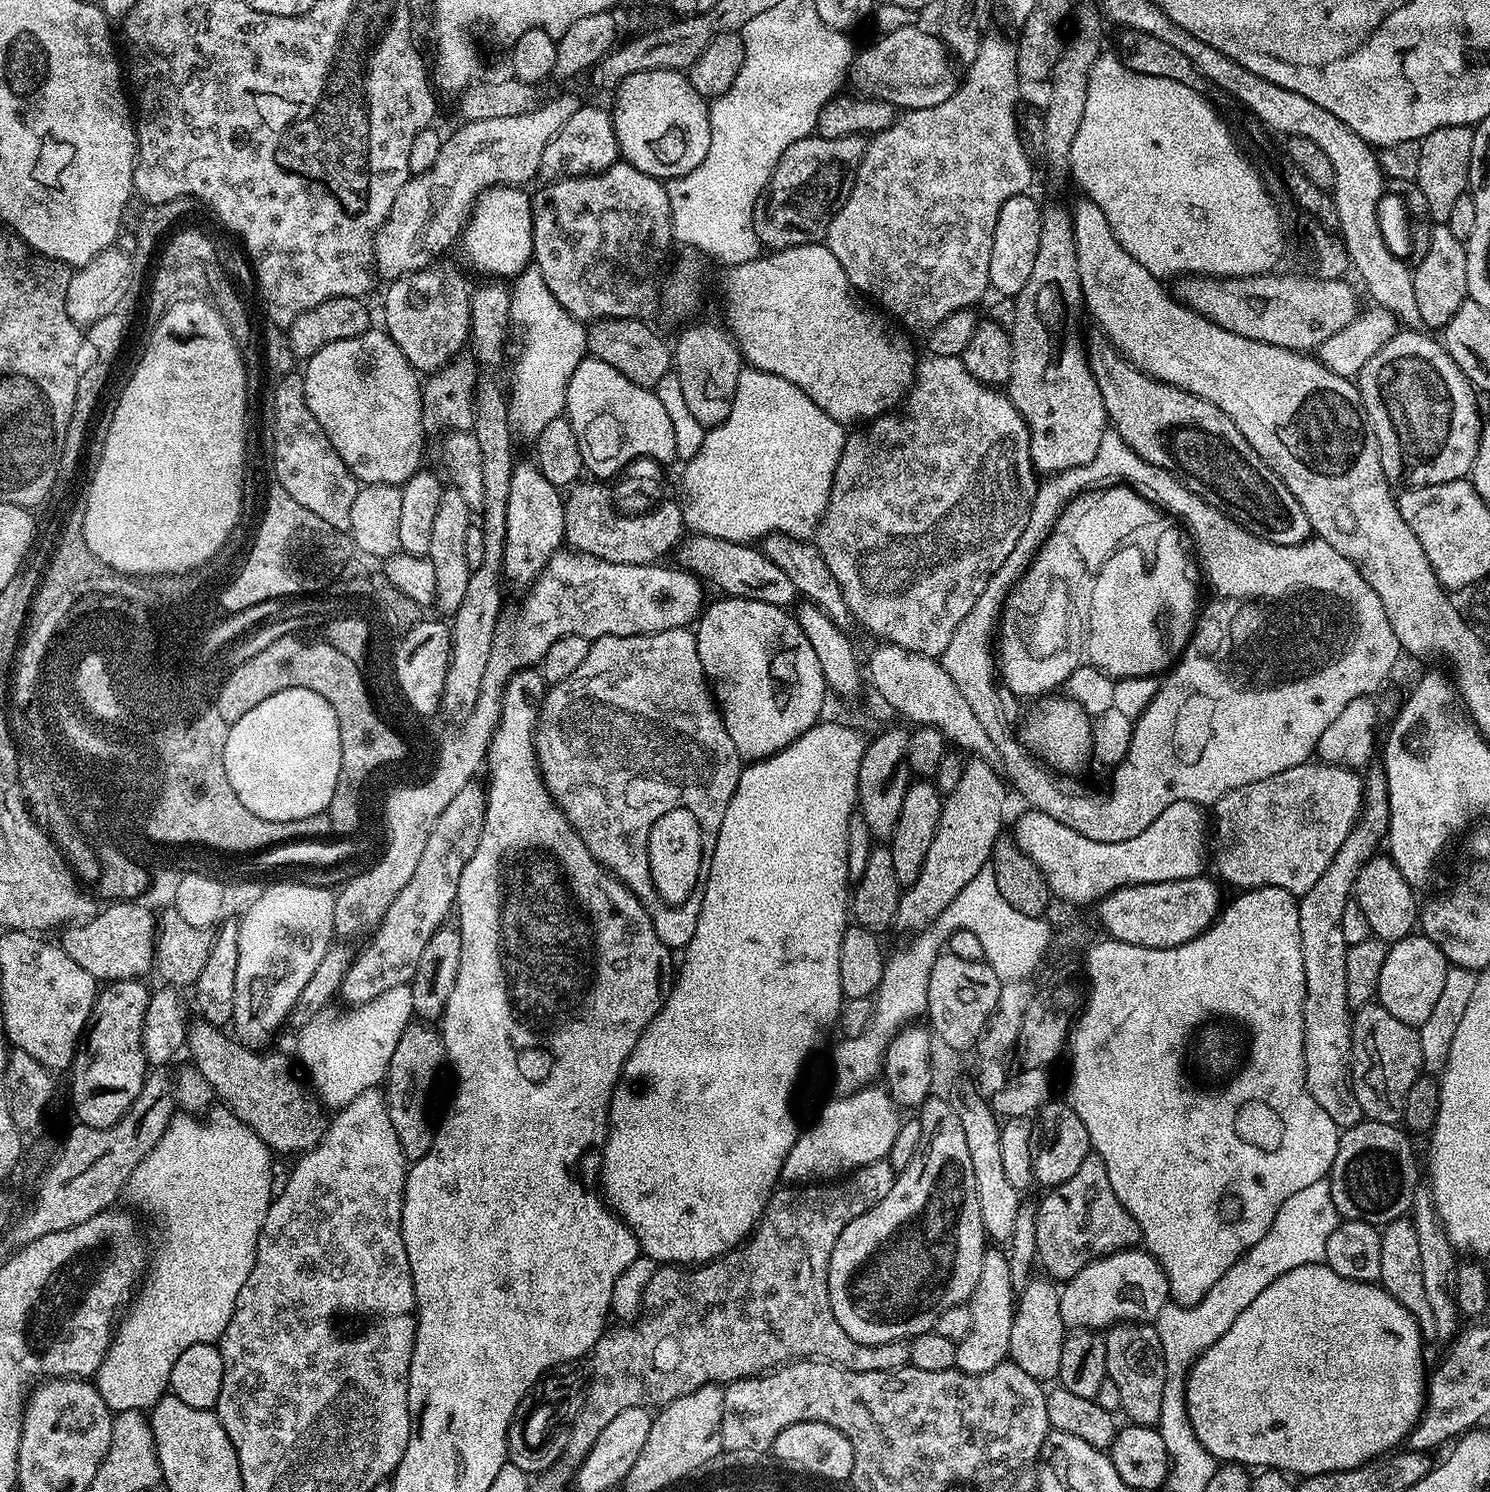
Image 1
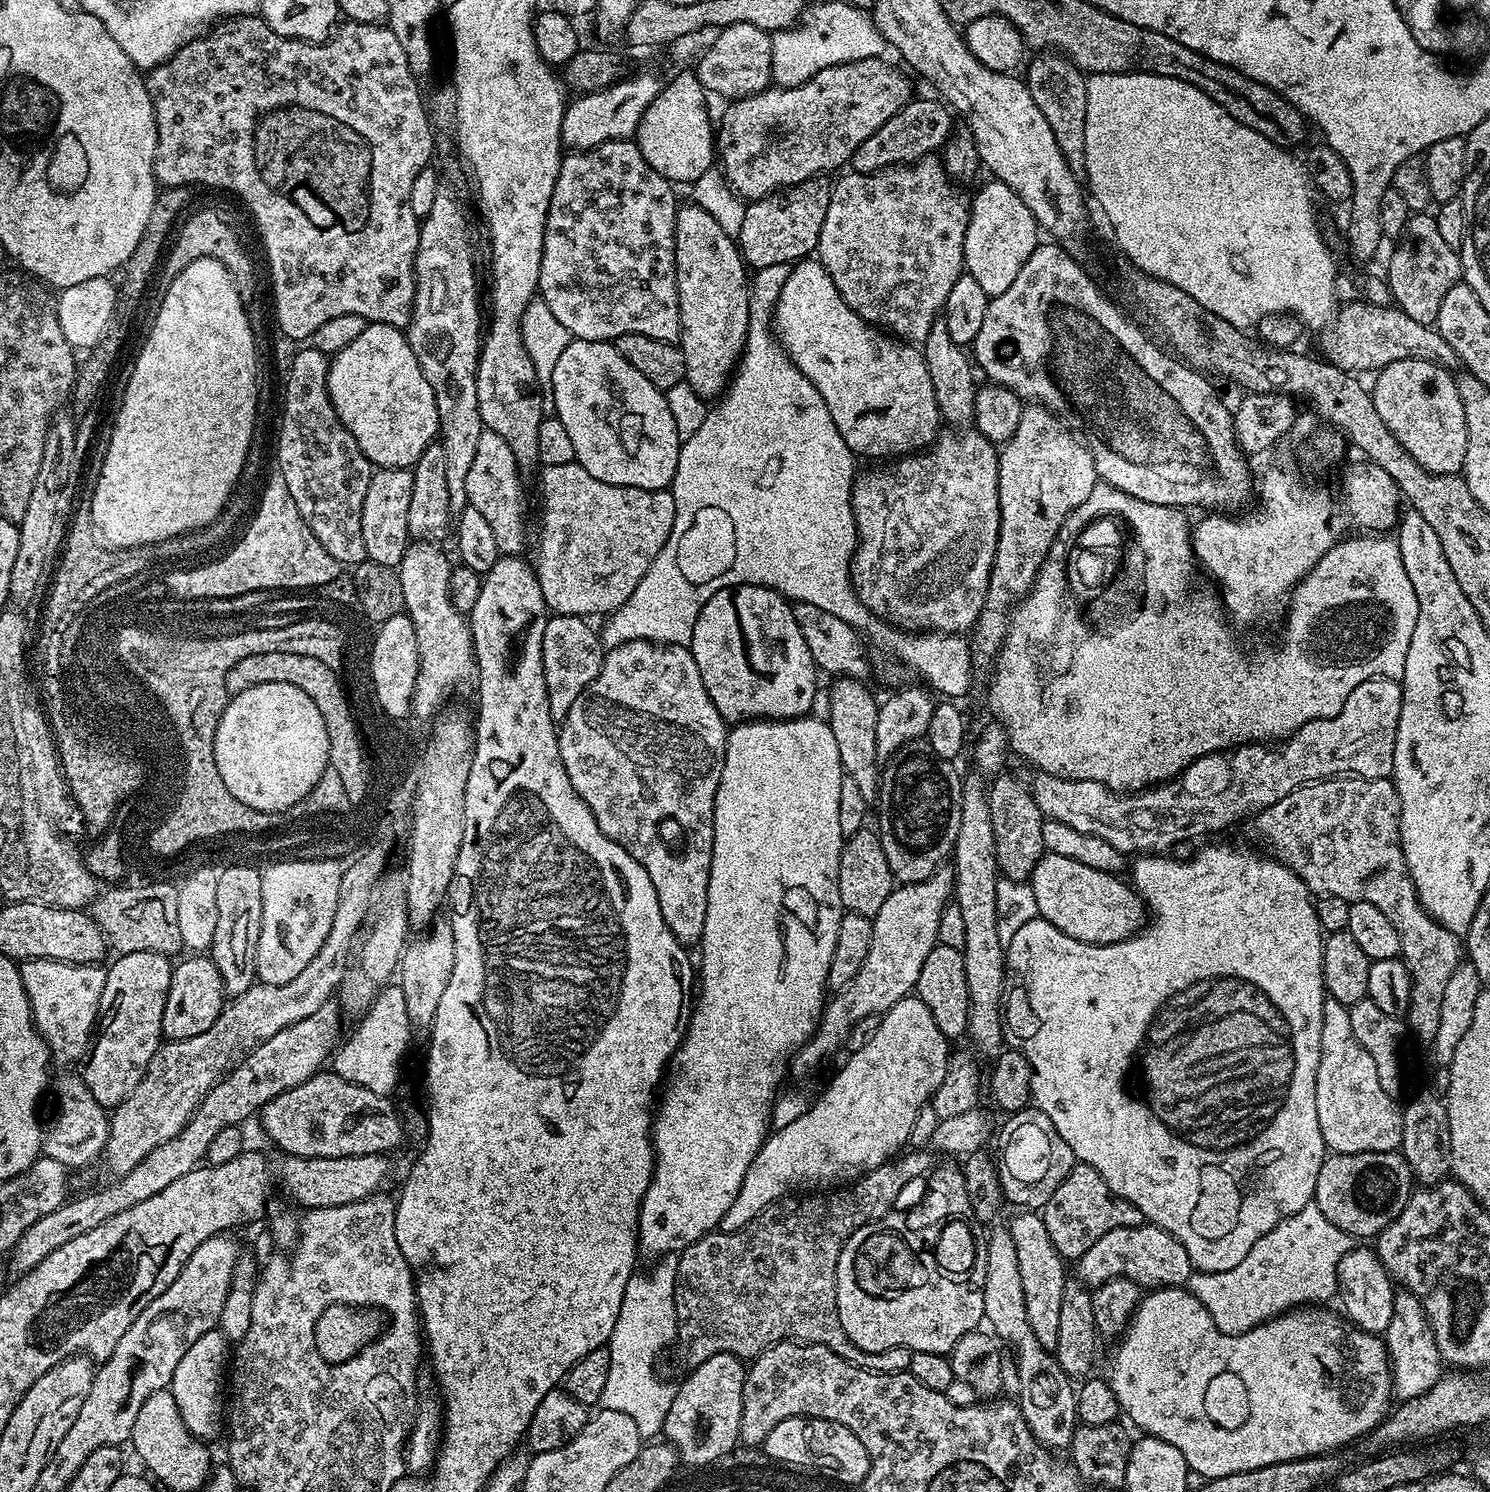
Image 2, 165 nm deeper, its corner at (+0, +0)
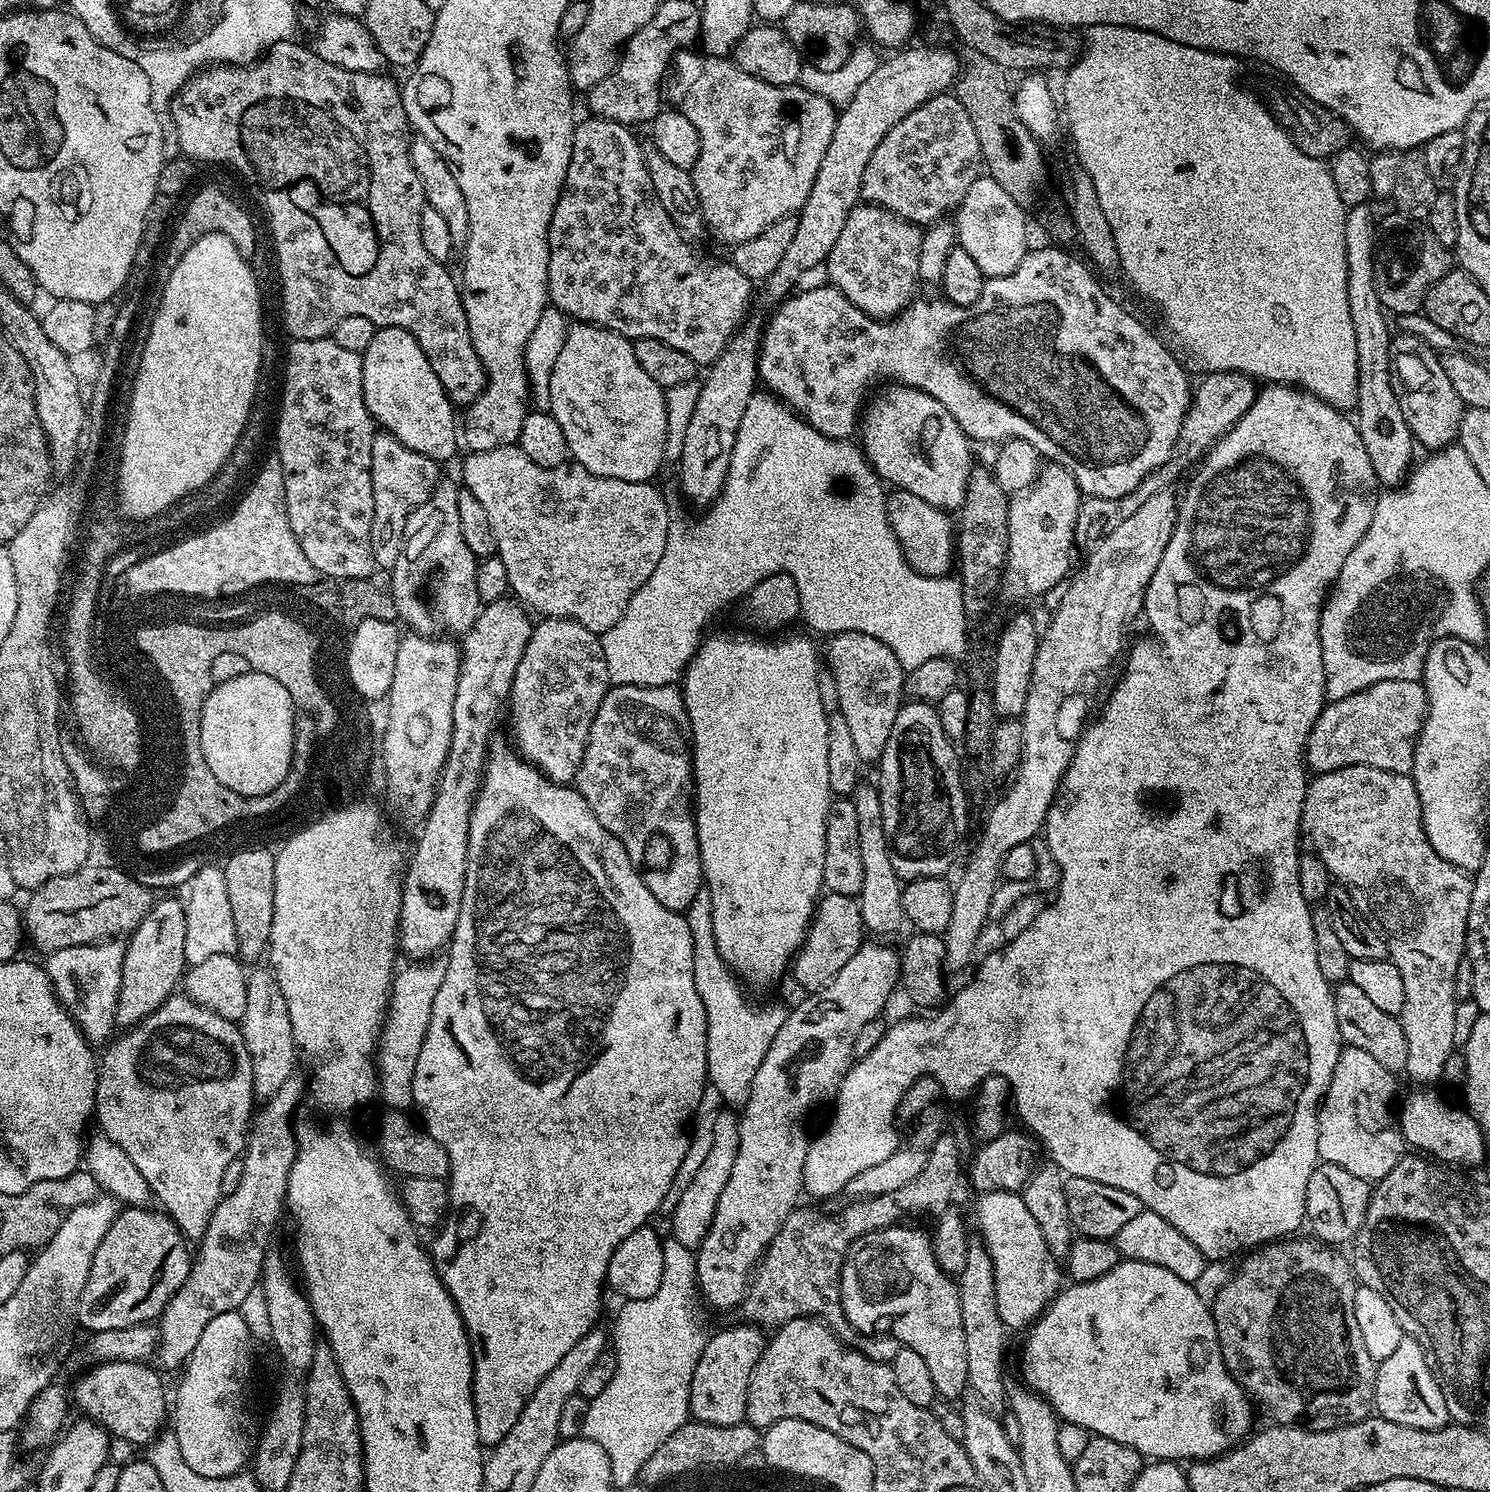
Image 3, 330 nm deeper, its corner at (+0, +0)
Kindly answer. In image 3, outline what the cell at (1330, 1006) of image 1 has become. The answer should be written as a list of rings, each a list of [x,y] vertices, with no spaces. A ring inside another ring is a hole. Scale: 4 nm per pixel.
[[[1347,1046],[1341,1047],[1338,1062],[1334,1066],[1334,1074],[1330,1078],[1330,1086],[1324,1092],[1320,1102],[1320,1111],[1316,1113],[1316,1129],[1318,1130],[1317,1157],[1325,1164],[1342,1166],[1354,1178],[1362,1178],[1369,1182],[1378,1182],[1398,1166],[1398,1162],[1406,1155],[1406,1141],[1400,1133],[1397,1113],[1392,1112],[1392,1099],[1396,1096],[1397,1077],[1380,1065],[1366,1050],[1358,1050]]]

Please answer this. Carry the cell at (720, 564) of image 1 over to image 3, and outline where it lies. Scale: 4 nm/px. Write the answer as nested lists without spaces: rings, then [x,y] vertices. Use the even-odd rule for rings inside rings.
[[[843,632],[837,636],[831,637],[827,641],[828,644],[828,664],[826,660],[826,668],[832,671],[832,680],[836,683],[836,705],[835,707],[842,714],[842,718],[846,718],[846,722],[850,725],[850,735],[854,738],[854,746],[858,749],[858,758],[865,764],[875,765],[880,759],[882,750],[886,750],[886,742],[890,742],[890,730],[894,730],[894,722],[898,718],[898,710],[900,705],[906,700],[906,669],[900,665],[898,658],[894,658],[894,650],[890,650],[890,646],[886,646],[882,642],[878,642],[878,638],[870,638],[870,634],[858,634],[857,632]]]

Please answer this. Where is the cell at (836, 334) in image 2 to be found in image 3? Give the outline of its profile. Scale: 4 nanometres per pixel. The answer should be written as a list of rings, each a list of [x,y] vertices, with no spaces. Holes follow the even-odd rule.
[[[893,383],[885,388],[888,389],[876,401],[867,405],[858,428],[865,460],[885,485],[918,494],[935,508],[959,510],[974,467],[970,437],[938,398],[930,398],[930,394],[906,384]]]

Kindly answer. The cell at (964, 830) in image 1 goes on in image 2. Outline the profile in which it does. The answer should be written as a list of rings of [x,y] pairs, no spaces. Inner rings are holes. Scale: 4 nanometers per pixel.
[[[941,866],[930,878],[913,884],[900,884],[893,887],[890,898],[878,910],[878,914],[872,917],[872,929],[874,938],[870,942],[870,954],[866,954],[866,962],[862,962],[862,970],[854,974],[854,978],[846,987],[839,989],[836,996],[827,1001],[824,1006],[824,1015],[820,1017],[820,1024],[815,1034],[801,1046],[790,1061],[790,1072],[796,1076],[808,1076],[816,1072],[840,1047],[849,1043],[852,1027],[867,1015],[878,1015],[889,1012],[903,996],[913,995],[918,974],[922,974],[922,965],[934,950],[938,943],[938,918],[942,916],[942,910],[947,906],[954,896],[954,872],[951,867]]]

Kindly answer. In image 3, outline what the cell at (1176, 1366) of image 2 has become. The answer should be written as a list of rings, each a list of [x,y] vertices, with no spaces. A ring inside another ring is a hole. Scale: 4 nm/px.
[[[1121,1259],[1120,1263],[1114,1266],[1114,1270],[1102,1274],[1097,1280],[1087,1280],[1081,1284],[1069,1283],[1067,1287],[1056,1293],[1055,1300],[1036,1319],[1035,1324],[1027,1329],[1026,1335],[1028,1337],[1024,1340],[1025,1378],[1023,1379],[1027,1387],[1040,1393],[1063,1423],[1082,1426],[1088,1429],[1089,1433],[1105,1436],[1114,1442],[1122,1442],[1139,1452],[1141,1457],[1151,1458],[1153,1461],[1170,1460],[1173,1462],[1211,1460],[1212,1457],[1222,1455],[1229,1448],[1236,1447],[1253,1431],[1253,1401],[1240,1387],[1235,1376],[1228,1373],[1228,1368],[1224,1365],[1210,1305],[1202,1302],[1202,1298],[1198,1298],[1193,1285],[1182,1282],[1178,1274],[1170,1274],[1170,1270],[1162,1266],[1154,1266],[1150,1262]]]

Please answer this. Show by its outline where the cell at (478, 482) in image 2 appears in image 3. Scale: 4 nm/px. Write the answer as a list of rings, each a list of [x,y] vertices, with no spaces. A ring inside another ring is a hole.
[[[516,444],[498,446],[494,450],[482,450],[481,452],[468,452],[464,460],[464,481],[463,487],[478,498],[478,503],[486,509],[486,514],[490,518],[490,530],[494,530],[494,542],[496,543],[496,555],[502,558],[502,566],[506,566],[506,578],[511,595],[515,599],[523,602],[533,613],[541,612],[541,617],[561,616],[567,620],[577,620],[586,630],[602,634],[610,630],[622,618],[630,598],[654,574],[654,566],[658,566],[658,558],[662,558],[662,550],[666,550],[666,538],[668,537],[668,504],[664,501],[664,496],[655,488],[652,482],[622,482],[618,478],[606,478],[605,476],[595,476],[586,466],[575,462],[569,462],[562,466],[547,468],[538,466],[522,454],[522,450]]]

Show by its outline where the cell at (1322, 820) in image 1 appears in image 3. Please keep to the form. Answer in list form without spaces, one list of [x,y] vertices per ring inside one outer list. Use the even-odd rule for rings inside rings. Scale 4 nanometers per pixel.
[[[1351,764],[1345,768],[1336,768],[1333,770],[1333,772],[1319,773],[1315,779],[1309,783],[1306,794],[1304,795],[1304,809],[1300,815],[1300,831],[1302,833],[1303,839],[1306,841],[1307,847],[1311,849],[1311,851],[1315,852],[1318,858],[1322,858],[1322,862],[1326,862],[1326,870],[1332,876],[1333,881],[1335,881],[1337,885],[1344,887],[1345,890],[1350,893],[1350,895],[1354,898],[1354,906],[1358,906],[1360,913],[1363,914],[1368,919],[1368,921],[1370,921],[1370,923],[1375,926],[1377,932],[1379,932],[1380,936],[1386,942],[1386,946],[1388,947],[1388,955],[1392,961],[1392,964],[1394,966],[1398,966],[1398,974],[1402,974],[1402,987],[1406,990],[1406,1003],[1403,1004],[1402,1010],[1400,1011],[1400,1015],[1398,1017],[1400,1025],[1402,1026],[1402,1034],[1406,1034],[1406,1066],[1404,1067],[1403,1075],[1405,1077],[1409,1076],[1409,1078],[1412,1079],[1414,1083],[1416,1083],[1416,1086],[1435,1085],[1432,1083],[1434,1083],[1435,1080],[1443,1074],[1444,1067],[1447,1066],[1448,1059],[1450,1059],[1452,1056],[1452,1051],[1454,1051],[1454,1049],[1457,1047],[1456,1043],[1454,1042],[1454,1014],[1456,1013],[1456,1005],[1458,1003],[1458,995],[1456,996],[1456,975],[1459,974],[1460,964],[1462,968],[1462,961],[1466,956],[1466,945],[1464,943],[1464,939],[1468,933],[1468,915],[1470,914],[1470,898],[1472,897],[1473,877],[1469,875],[1465,869],[1456,868],[1454,865],[1446,862],[1446,860],[1439,856],[1439,854],[1434,850],[1434,846],[1430,846],[1430,842],[1426,838],[1424,823],[1422,822],[1422,806],[1418,802],[1418,790],[1414,786],[1411,775],[1403,776],[1402,774],[1394,774],[1393,772],[1387,772],[1386,770],[1378,770],[1369,764]]]

